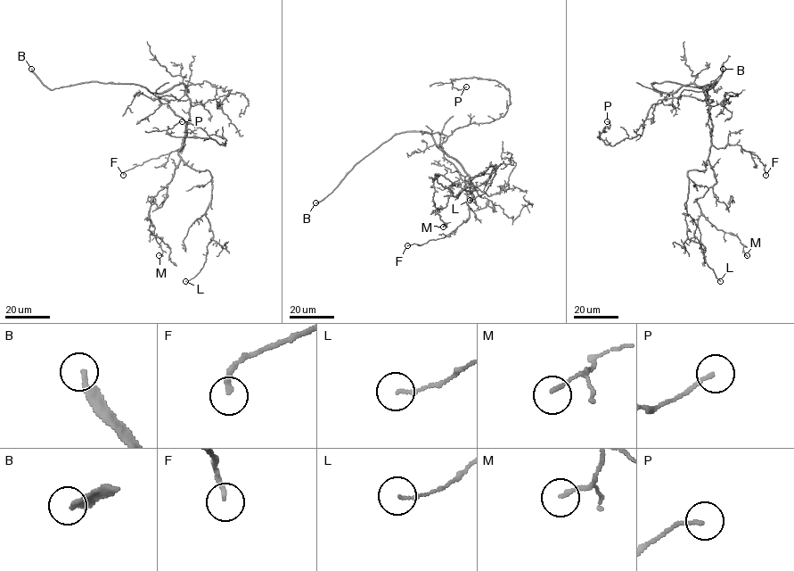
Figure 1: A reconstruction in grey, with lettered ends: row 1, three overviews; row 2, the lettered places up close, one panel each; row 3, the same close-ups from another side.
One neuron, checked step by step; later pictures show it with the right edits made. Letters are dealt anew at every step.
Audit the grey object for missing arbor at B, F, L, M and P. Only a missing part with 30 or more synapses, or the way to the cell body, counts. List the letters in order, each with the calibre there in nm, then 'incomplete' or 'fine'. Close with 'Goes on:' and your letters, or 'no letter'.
B: 190 nm thick; incomplete
F: 180 nm thick; fine
L: 110 nm thick; fine
M: 130 nm thick; fine
P: 140 nm thick; fine
Goes on: B

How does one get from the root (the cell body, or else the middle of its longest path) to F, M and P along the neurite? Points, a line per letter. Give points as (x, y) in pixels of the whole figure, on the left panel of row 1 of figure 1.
F: (181, 100), (188, 99), (190, 104), (183, 148), (185, 144), (135, 166), (123, 175)
M: (181, 100), (188, 99), (190, 106), (180, 163), (149, 210), (159, 255)
P: (181, 100), (158, 98), (186, 122), (224, 138), (225, 145), (167, 132), (167, 126), (182, 121)

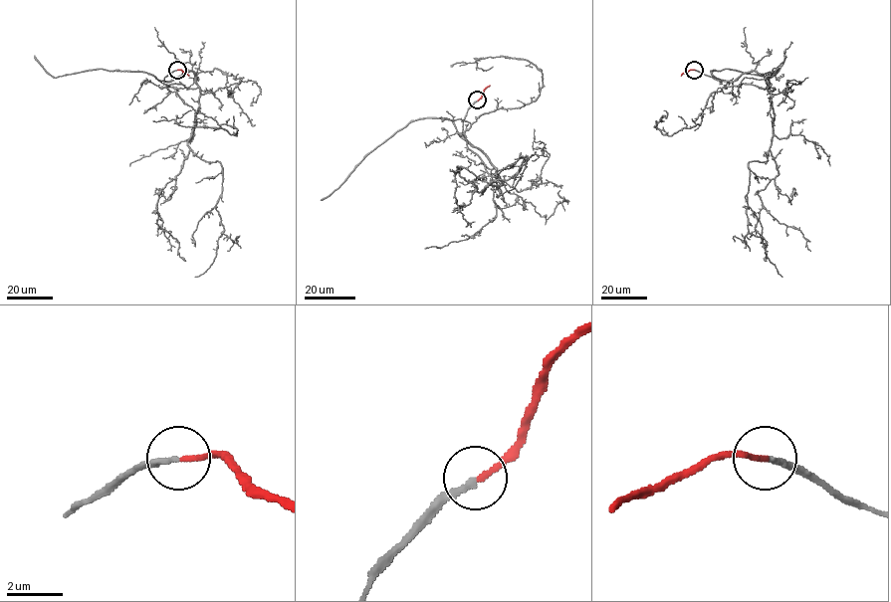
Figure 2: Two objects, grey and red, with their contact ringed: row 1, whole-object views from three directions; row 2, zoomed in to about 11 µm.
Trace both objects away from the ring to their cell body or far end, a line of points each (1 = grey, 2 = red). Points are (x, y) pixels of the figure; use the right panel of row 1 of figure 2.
1: (695, 70), (734, 82), (756, 71), (767, 86), (714, 92), (700, 124), (671, 135), (654, 126), (664, 110)
2: (695, 70), (681, 76)

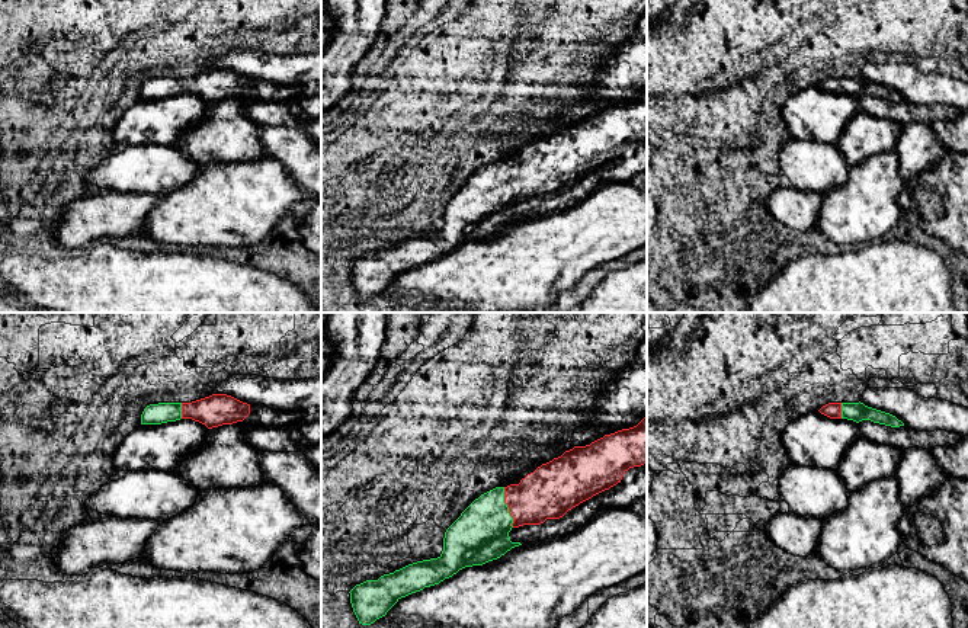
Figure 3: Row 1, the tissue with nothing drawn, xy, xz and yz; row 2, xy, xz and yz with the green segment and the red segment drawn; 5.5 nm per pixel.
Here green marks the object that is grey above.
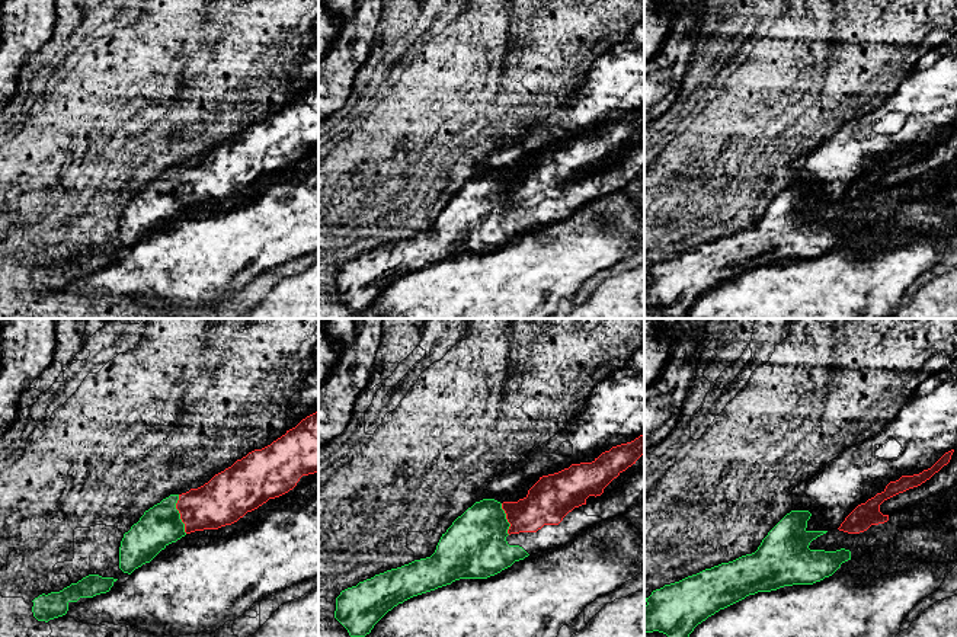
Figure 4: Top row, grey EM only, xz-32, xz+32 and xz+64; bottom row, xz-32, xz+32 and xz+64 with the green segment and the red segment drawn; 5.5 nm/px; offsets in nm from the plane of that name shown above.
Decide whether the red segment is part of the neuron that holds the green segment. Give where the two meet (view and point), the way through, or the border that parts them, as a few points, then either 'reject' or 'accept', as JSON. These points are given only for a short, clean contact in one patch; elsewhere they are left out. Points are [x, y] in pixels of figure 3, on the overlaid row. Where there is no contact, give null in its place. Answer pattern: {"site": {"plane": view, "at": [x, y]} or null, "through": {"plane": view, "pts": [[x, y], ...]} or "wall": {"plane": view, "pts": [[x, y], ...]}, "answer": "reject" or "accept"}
{"site": {"plane": "xz", "at": [507, 508]}, "through": {"plane": "xz", "pts": [[480, 534], [507, 508], [532, 502], [550, 492]]}, "answer": "accept"}

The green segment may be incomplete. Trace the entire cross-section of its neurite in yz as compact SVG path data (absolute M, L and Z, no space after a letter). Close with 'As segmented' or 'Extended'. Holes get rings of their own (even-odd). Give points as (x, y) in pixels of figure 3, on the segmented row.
M828 403L818 410L821 414L830 419L847 419L856 423L862 420L871 420L874 423L900 427L904 426L895 416L868 407L863 403Z. Extended

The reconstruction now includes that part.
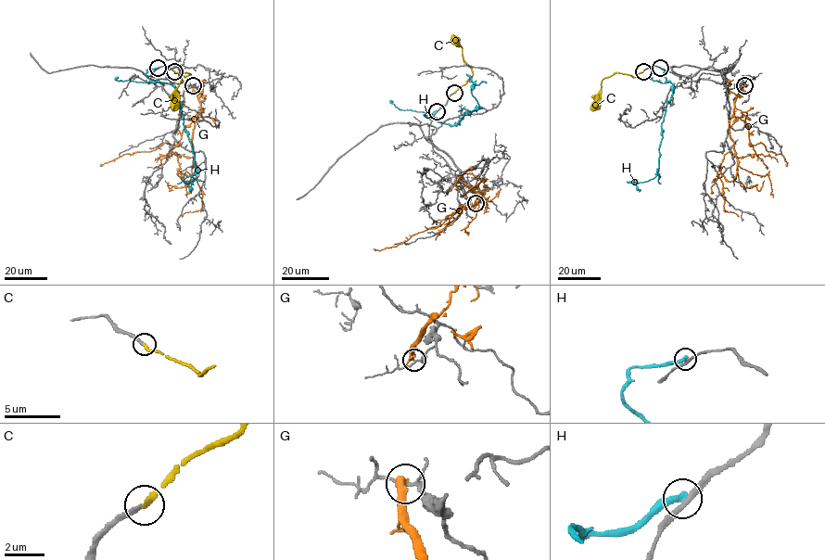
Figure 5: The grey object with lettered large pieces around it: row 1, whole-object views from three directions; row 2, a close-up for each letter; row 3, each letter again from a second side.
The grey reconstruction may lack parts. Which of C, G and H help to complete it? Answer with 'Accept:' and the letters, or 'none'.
Accept: C

